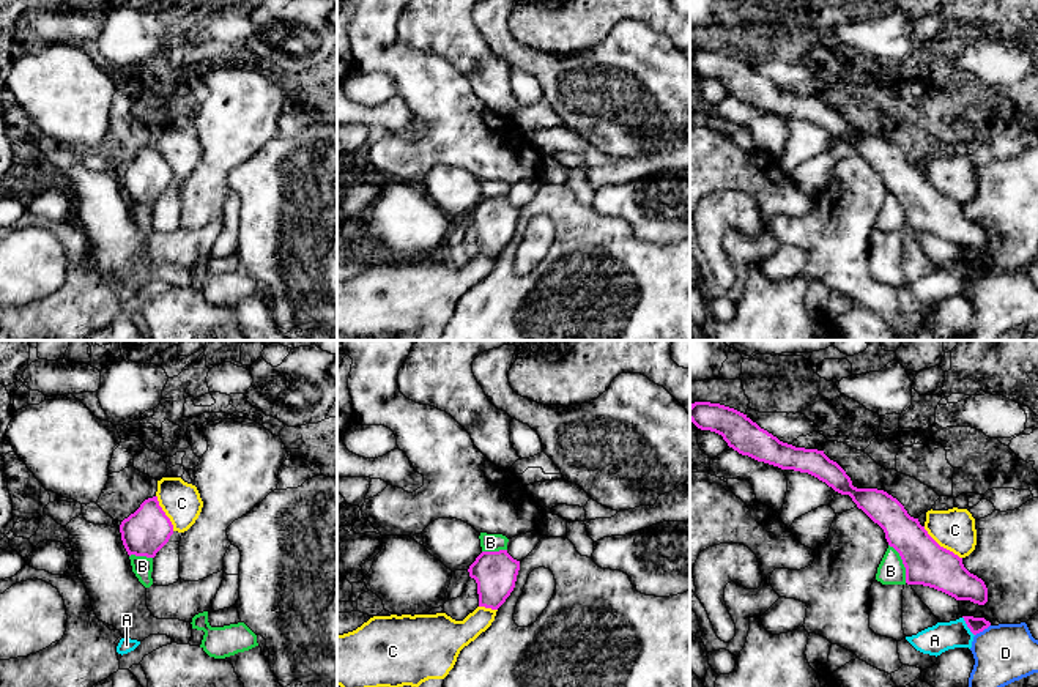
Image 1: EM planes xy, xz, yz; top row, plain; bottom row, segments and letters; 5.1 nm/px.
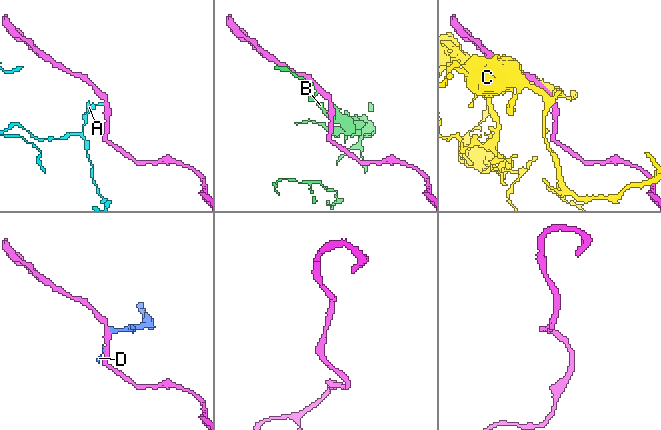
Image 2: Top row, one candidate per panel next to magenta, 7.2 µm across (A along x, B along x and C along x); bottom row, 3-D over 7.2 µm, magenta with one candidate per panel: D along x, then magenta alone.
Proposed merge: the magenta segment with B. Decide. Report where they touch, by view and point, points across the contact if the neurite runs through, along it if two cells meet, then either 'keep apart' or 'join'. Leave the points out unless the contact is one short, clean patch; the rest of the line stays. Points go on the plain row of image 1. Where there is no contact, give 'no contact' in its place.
yz (903, 210) | along yz (889, 191), (901, 207), (906, 229) | keep apart

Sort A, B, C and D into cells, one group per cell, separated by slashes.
A / B / C / D

